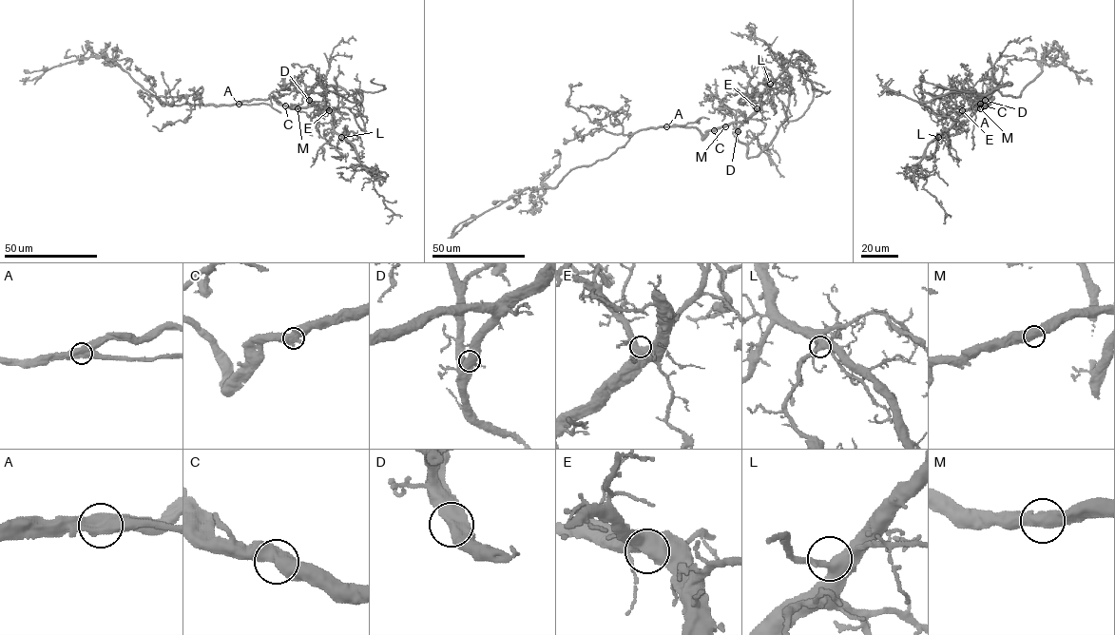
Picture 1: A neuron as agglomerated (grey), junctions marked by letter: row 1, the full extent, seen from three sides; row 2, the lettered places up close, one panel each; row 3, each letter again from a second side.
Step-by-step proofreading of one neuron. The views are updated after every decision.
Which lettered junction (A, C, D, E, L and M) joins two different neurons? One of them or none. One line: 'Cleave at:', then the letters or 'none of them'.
Cleave at: A

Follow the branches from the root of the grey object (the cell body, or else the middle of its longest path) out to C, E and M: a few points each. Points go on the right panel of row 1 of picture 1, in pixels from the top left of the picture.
C: (982, 105), (979, 101), (991, 97), (985, 105)
E: (982, 105), (981, 99), (992, 98), (981, 108), (973, 105), (962, 110)
M: (982, 105), (981, 99), (992, 98), (980, 108)

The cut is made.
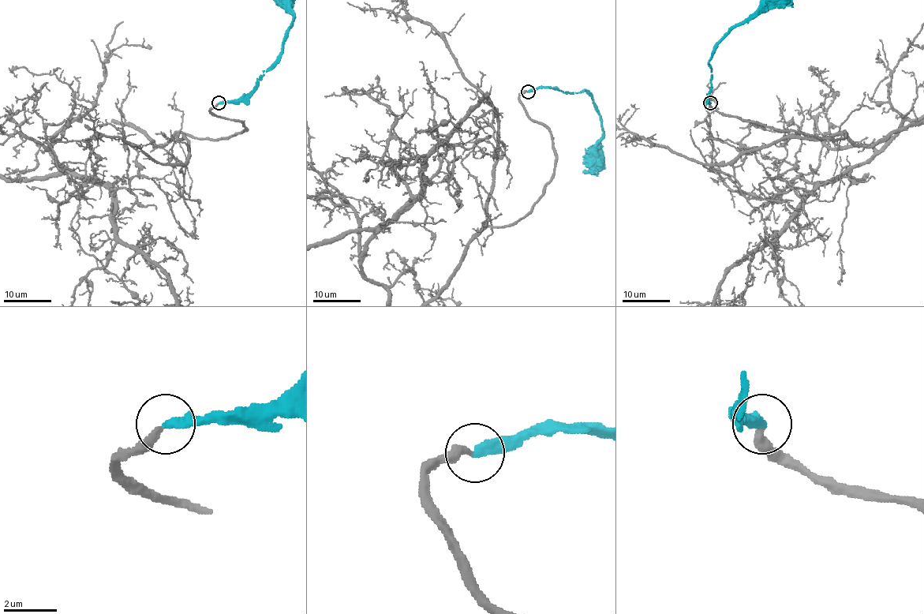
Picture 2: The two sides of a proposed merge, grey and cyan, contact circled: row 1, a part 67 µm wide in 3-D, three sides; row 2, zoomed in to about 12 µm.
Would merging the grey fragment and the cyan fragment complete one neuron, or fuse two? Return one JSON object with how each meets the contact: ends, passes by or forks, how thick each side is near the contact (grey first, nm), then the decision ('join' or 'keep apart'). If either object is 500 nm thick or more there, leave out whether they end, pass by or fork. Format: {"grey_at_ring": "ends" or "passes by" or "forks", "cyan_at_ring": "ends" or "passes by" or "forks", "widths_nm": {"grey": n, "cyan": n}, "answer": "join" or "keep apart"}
{"grey_at_ring": "ends", "cyan_at_ring": "ends", "widths_nm": {"grey": 320, "cyan": 400}, "answer": "join"}

